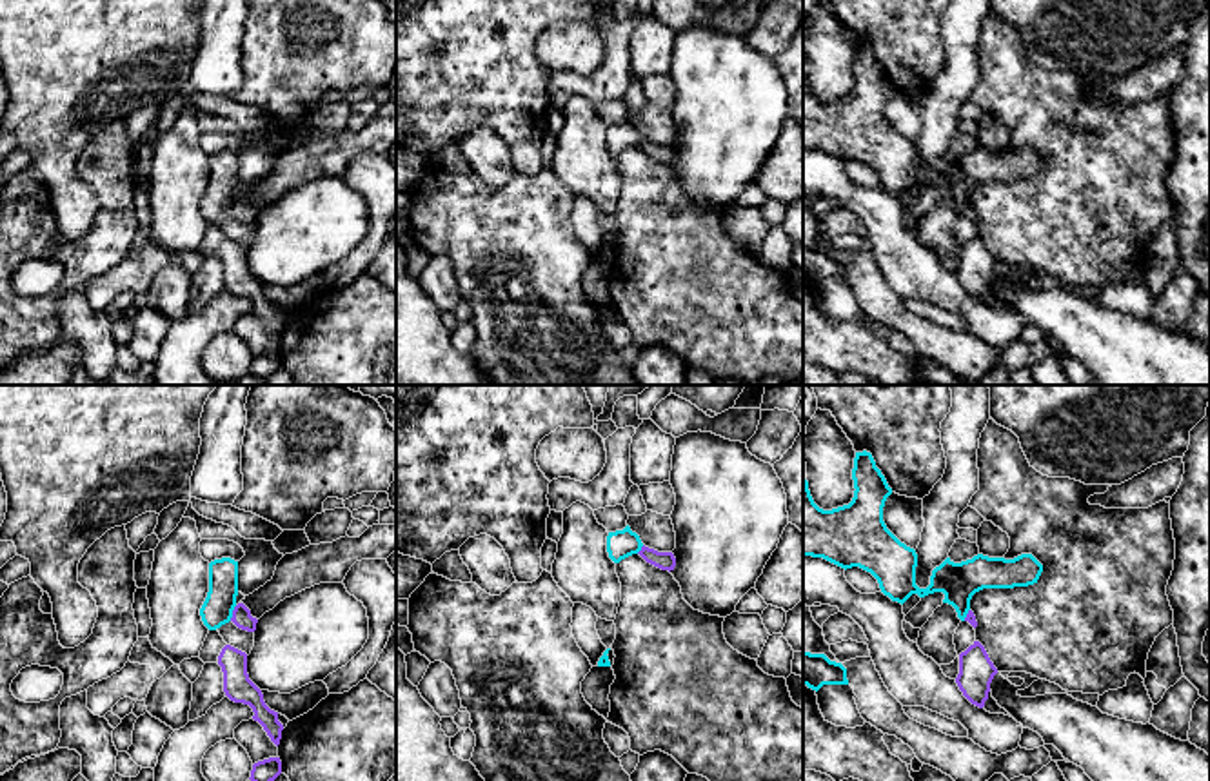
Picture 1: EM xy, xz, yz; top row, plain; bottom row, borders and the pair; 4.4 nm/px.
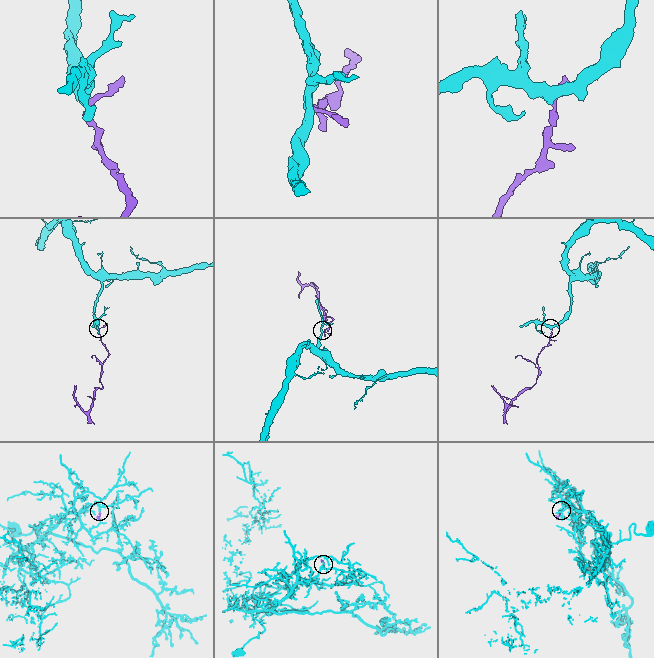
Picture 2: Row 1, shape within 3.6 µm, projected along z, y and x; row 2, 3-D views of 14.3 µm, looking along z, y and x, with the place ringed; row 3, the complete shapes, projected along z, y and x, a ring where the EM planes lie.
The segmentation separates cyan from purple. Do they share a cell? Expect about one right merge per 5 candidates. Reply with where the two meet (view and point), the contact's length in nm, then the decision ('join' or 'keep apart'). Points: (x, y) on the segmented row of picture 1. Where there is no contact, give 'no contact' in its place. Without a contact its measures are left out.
xy (231, 612) | 80 nm | keep apart

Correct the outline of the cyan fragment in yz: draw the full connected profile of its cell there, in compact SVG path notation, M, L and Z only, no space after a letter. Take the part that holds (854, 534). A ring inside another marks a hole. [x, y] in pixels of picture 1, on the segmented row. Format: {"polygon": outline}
{"polygon": "M856 452L852 479L856 489L852 501L832 510L823 510L814 503L808 481L803 479L803 556L823 558L845 570L859 567L878 579L885 596L901 605L912 594L925 598L934 592L943 592L943 603L952 605L961 621L965 621L970 610L970 599L976 592L983 588L1014 588L1037 583L1043 565L1032 554L1021 554L1014 559L977 554L961 563L954 563L947 558L932 570L930 585L927 588L919 588L916 585L916 550L901 543L883 521L883 507L887 498L892 494L892 489L876 467L870 452Z"}

